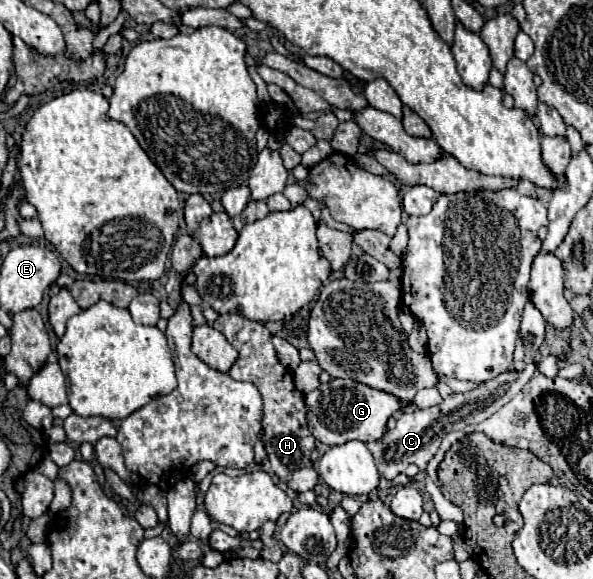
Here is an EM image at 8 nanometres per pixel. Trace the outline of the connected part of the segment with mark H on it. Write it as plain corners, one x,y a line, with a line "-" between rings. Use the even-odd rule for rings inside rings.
237,314
219,316
213,328
223,332
225,338
231,342
231,346
239,350
239,358
231,366
229,376
239,380
249,380
261,392
263,432
265,432
263,440
265,440
265,450
273,472
279,476
279,480
287,482
287,486
297,494
313,490
319,482
319,474
311,464
311,450
315,448
315,438
311,436
305,422
305,400
303,400
303,394
295,390
293,374
287,368
283,368
281,362
277,360
275,348
271,344
271,332
263,324
251,322

